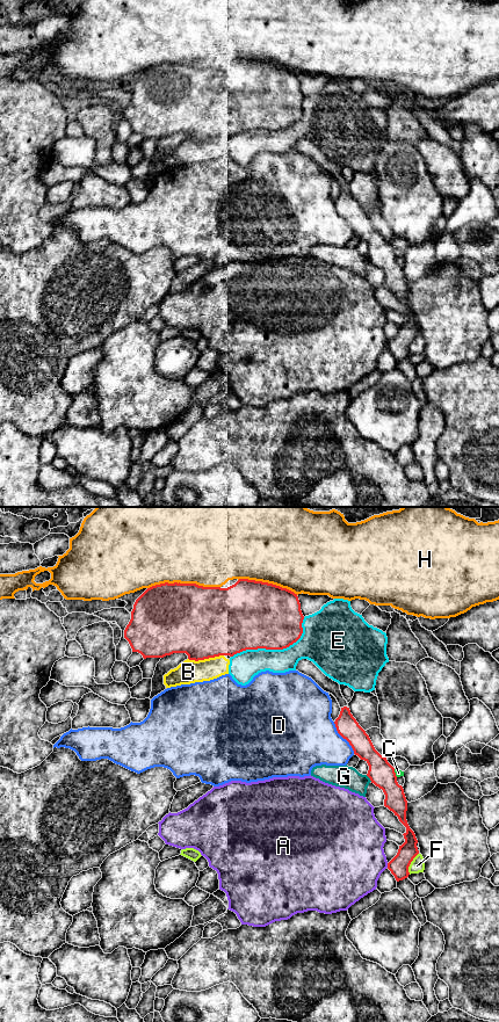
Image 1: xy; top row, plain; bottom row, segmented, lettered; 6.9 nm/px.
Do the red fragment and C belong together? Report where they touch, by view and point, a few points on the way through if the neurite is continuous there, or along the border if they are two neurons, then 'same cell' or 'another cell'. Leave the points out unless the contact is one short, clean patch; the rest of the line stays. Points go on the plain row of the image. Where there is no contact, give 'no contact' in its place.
meets red in xy at (395, 253); border along xy (393, 249), (397, 256); another cell

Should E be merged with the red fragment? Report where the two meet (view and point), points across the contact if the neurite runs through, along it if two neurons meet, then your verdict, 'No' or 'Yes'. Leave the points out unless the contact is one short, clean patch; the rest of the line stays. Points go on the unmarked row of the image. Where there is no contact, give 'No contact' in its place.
Touches red at xy (275, 129). No

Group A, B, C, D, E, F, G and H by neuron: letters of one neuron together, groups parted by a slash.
A / B E / C / D / F / G / H

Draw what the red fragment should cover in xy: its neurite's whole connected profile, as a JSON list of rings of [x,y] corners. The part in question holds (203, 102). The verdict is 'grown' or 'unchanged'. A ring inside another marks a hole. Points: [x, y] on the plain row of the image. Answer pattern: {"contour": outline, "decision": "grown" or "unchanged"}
{"contour": [[[239,59],[227,68],[160,64],[135,82],[124,118],[146,138],[186,133],[189,140],[233,137],[246,130],[283,130],[303,114],[297,74]]], "decision": "unchanged"}

